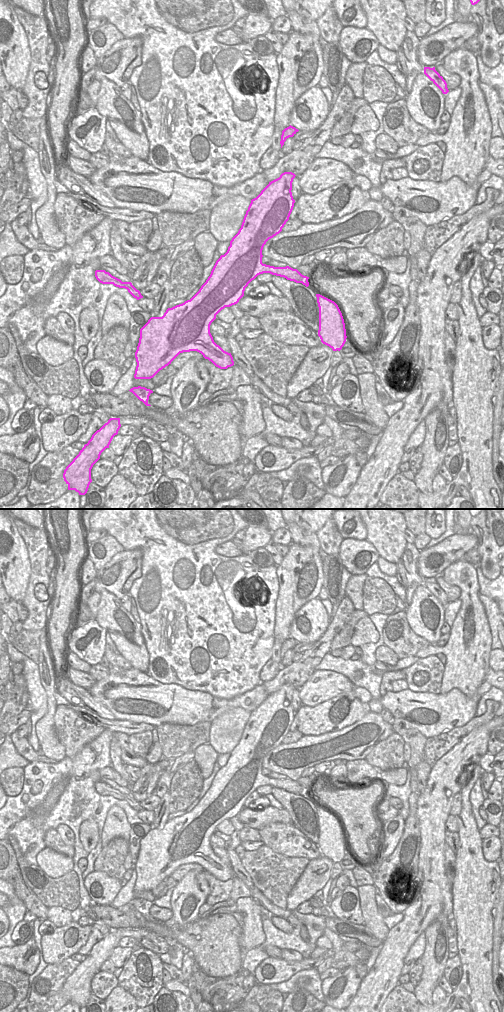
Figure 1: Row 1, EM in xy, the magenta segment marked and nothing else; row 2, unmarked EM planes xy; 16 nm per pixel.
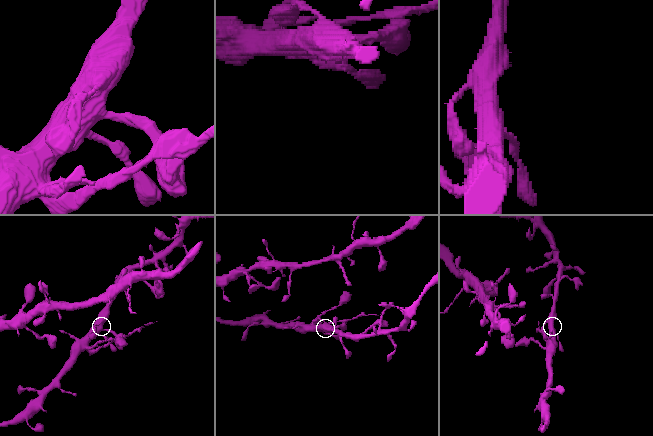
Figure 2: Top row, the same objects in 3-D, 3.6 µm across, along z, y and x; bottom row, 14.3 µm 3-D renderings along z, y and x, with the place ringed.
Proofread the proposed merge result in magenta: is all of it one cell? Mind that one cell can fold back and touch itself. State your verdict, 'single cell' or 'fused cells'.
fused cells

